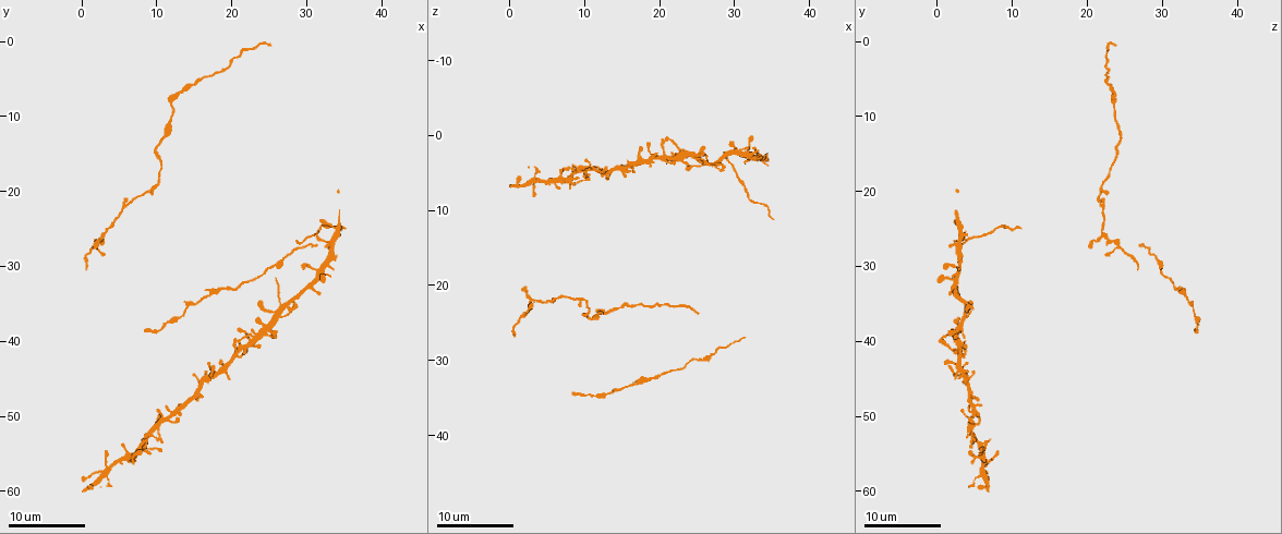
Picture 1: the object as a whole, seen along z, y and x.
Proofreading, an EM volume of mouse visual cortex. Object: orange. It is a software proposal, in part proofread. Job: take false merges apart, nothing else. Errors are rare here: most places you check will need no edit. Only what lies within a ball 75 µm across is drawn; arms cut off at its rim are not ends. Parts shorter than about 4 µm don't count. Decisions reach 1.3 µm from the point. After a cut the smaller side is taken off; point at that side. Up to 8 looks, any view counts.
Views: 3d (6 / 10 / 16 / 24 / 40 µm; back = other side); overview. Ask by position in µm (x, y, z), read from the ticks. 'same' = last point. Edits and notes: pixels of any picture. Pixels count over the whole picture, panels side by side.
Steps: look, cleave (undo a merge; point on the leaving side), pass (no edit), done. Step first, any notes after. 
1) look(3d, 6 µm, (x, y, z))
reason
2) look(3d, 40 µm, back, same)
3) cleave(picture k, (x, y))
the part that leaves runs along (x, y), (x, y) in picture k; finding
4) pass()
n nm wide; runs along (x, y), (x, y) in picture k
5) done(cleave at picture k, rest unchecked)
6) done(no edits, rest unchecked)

look(3d, 16 µm, (12.0, 8.5, 23.5))
thick turns thin

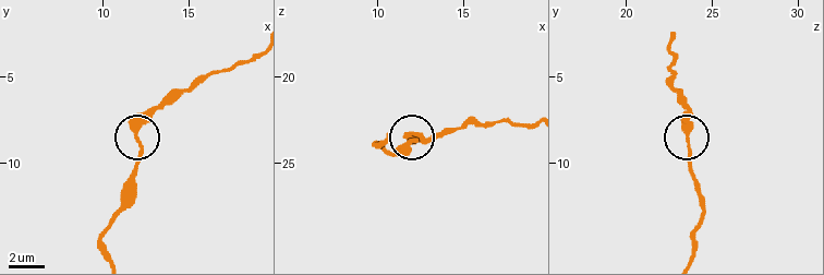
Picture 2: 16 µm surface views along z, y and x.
pass()
240 nm wide; one neuron here

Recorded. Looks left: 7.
look(3d, 10 µm, (16.0, 5.0, 22.5))
calibre changes

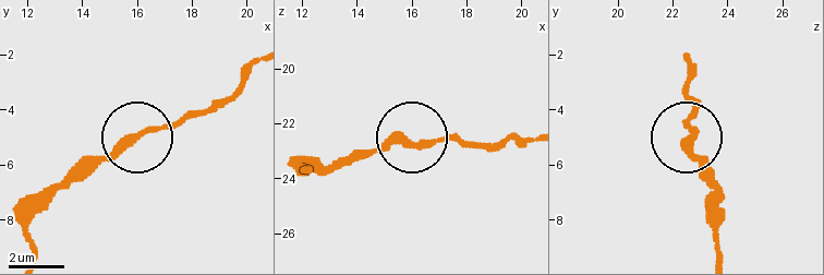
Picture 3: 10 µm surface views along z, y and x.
pass()
runs along (718, 253), (718, 204), (690, 152), (690, 112) in picture 3; all the same neuron

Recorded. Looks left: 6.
look(3d, 6 µm, (11.0, 16.5, 23.5))
sudden change in width

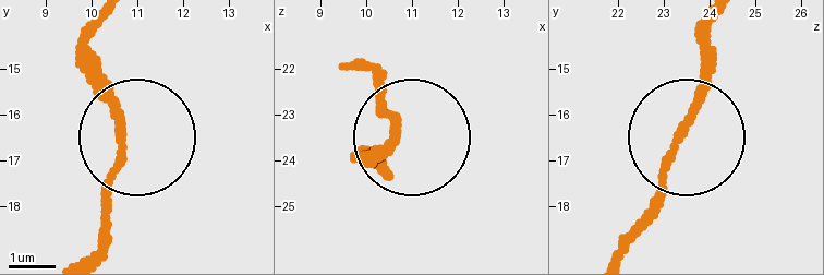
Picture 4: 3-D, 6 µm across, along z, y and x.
pass()
runs along (620, 249), (699, 96), (706, 30) in picture 4; all the same neuron

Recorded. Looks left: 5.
look(3d, 16 µm, (1.5, 27.5, 24.0))
two arms in line, one across

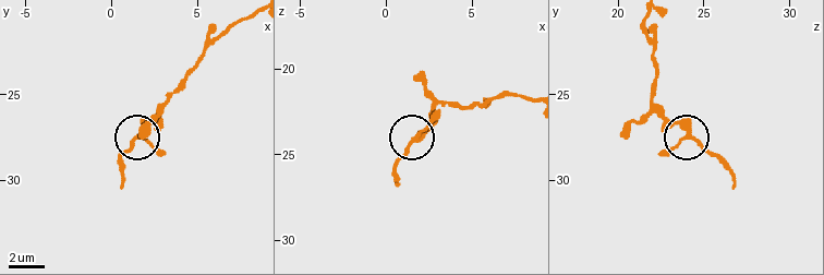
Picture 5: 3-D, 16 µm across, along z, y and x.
pass()
190 nm wide; all the same neuron

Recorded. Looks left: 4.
done(no edits, rest unchecked)

